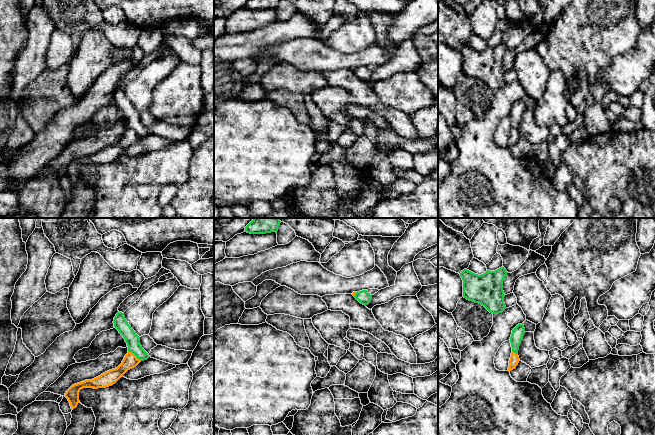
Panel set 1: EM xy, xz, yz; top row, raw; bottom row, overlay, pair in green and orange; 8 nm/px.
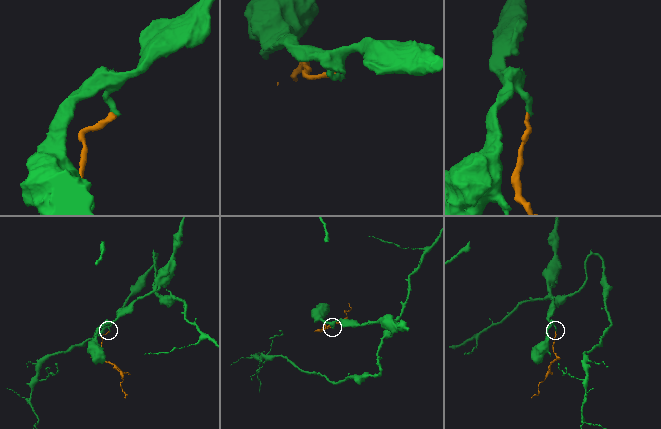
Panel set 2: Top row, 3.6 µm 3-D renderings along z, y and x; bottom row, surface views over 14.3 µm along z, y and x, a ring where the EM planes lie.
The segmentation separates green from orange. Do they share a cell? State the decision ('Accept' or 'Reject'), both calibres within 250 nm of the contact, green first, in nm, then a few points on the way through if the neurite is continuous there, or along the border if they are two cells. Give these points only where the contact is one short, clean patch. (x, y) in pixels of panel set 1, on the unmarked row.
Reject. Thickness 110 nm (green) against 120 nm. Boundary: xy (128, 126), (141, 136)

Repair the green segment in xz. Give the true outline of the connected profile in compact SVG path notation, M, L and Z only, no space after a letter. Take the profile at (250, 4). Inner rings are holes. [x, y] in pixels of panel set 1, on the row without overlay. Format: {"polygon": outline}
{"polygon": "M248 0L245 8L250 10L266 10L278 7L280 0Z"}

